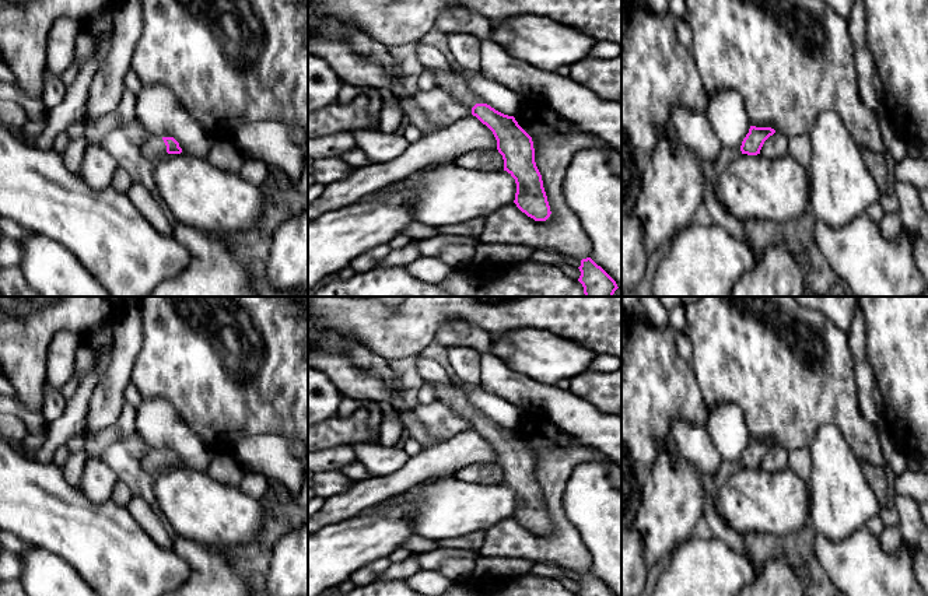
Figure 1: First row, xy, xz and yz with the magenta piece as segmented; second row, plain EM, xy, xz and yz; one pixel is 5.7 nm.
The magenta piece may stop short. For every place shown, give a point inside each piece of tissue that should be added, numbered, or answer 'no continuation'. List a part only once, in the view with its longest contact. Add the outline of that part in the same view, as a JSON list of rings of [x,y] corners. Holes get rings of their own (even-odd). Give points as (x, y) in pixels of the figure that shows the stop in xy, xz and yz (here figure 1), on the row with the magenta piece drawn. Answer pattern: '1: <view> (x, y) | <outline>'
1: xy (154, 147) | [[[151,136],[141,150],[143,155],[146,158],[162,158],[167,152],[167,146],[162,140],[162,137]]]

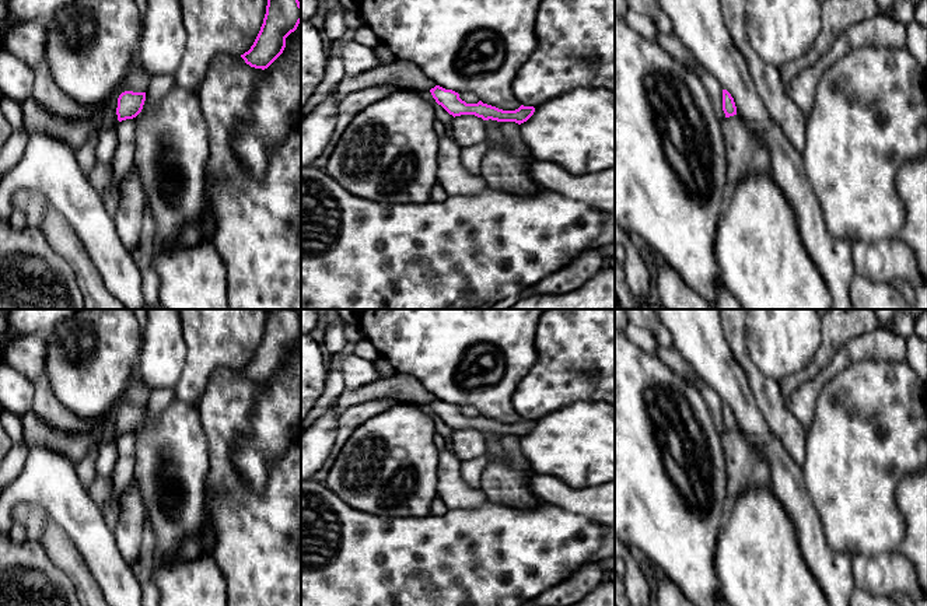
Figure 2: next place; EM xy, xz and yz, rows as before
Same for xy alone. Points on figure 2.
no continuation

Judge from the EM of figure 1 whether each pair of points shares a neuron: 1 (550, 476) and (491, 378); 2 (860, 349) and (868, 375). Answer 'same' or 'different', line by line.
1: different
2: same

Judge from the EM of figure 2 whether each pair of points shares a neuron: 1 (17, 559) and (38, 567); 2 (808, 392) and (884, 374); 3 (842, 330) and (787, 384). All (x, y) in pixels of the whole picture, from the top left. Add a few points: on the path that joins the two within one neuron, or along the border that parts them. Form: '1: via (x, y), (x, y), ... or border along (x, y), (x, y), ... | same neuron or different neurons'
1: via (23, 564), (32, 567) | same neuron
2: border along (846, 368), (821, 389), (810, 420) | different neurons
3: via (829, 346), (824, 357), (803, 375) | same neuron

